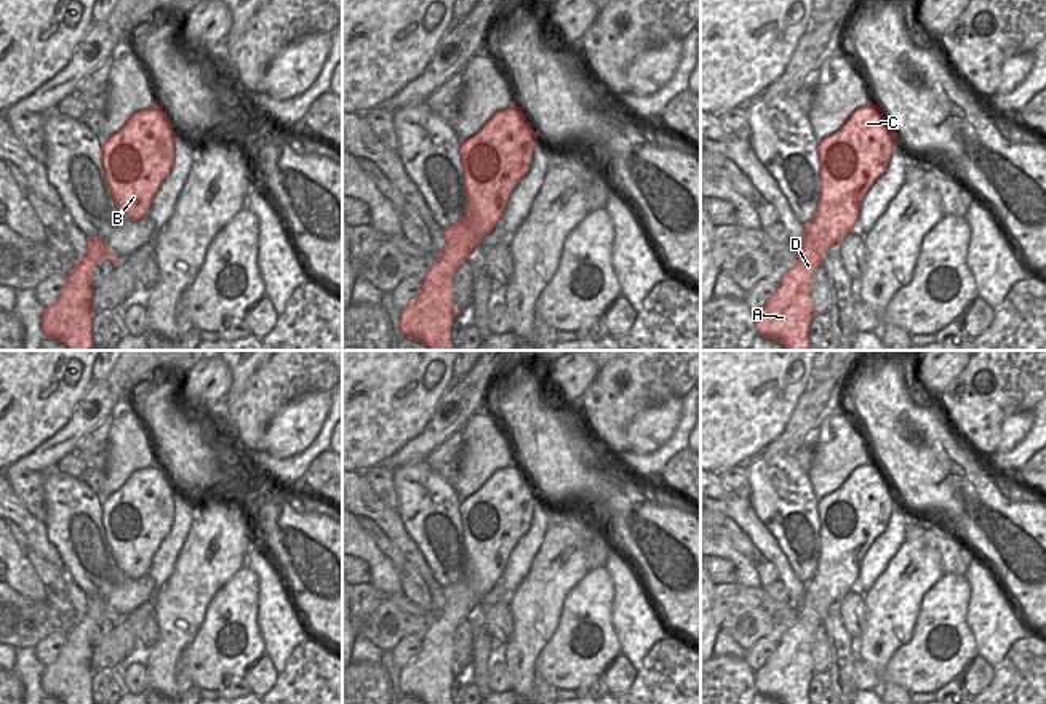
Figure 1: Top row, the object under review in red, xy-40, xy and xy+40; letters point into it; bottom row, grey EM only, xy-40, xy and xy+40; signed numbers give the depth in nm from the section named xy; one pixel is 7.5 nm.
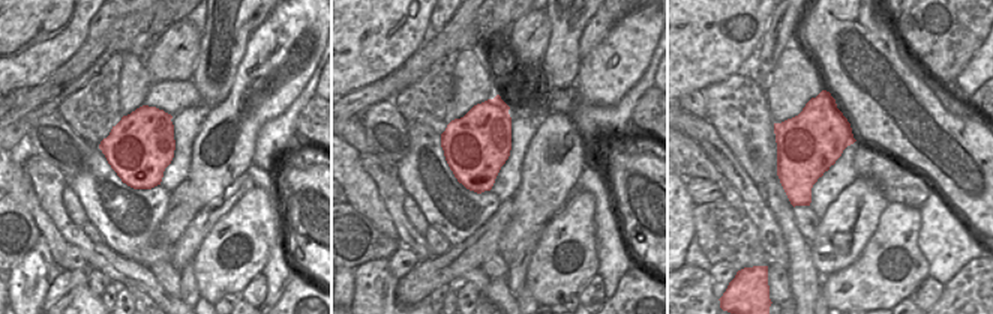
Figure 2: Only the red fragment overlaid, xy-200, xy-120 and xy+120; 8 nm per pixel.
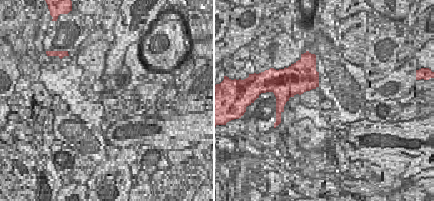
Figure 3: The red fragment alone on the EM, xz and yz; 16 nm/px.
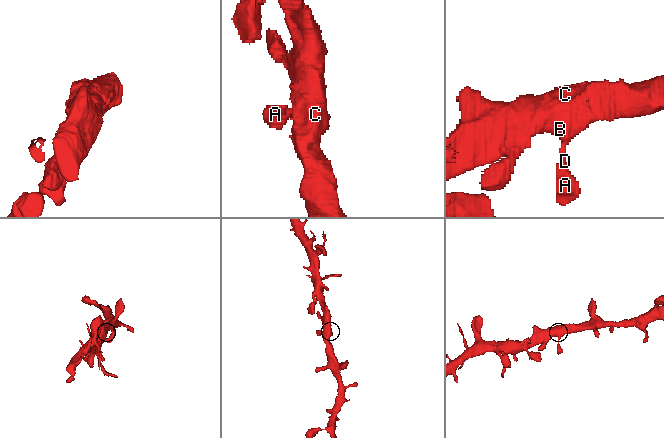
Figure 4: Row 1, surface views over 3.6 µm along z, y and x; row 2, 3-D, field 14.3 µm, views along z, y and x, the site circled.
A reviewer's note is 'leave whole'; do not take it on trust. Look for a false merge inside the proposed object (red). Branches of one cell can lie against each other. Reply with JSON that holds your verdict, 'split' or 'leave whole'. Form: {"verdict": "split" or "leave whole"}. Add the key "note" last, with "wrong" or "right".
{"verdict": "leave whole", "note": "right"}

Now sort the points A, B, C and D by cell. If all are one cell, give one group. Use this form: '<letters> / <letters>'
A B C D

